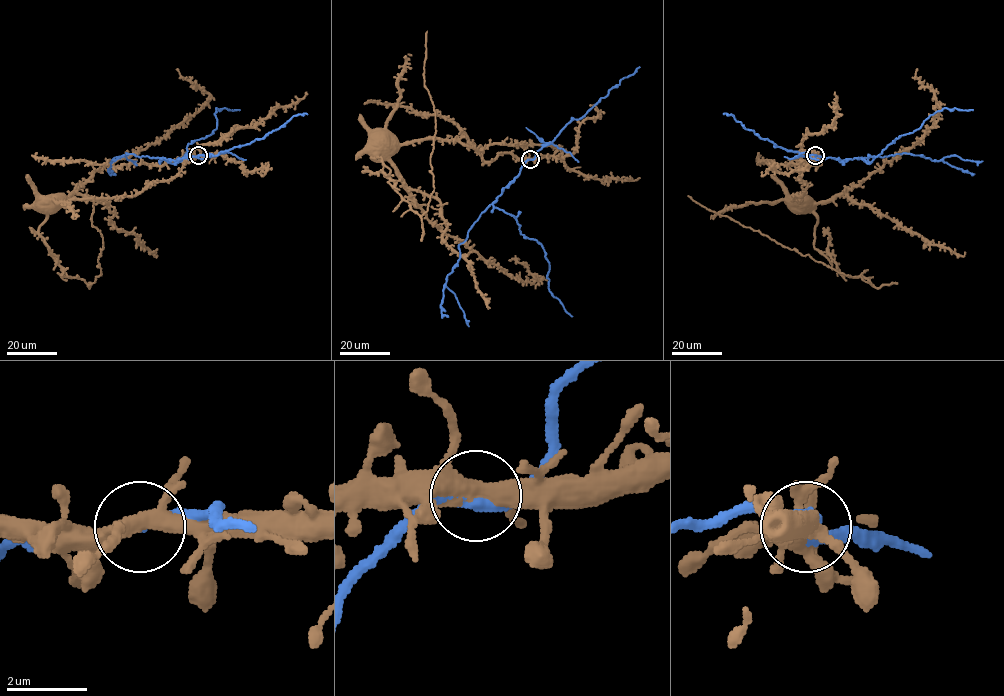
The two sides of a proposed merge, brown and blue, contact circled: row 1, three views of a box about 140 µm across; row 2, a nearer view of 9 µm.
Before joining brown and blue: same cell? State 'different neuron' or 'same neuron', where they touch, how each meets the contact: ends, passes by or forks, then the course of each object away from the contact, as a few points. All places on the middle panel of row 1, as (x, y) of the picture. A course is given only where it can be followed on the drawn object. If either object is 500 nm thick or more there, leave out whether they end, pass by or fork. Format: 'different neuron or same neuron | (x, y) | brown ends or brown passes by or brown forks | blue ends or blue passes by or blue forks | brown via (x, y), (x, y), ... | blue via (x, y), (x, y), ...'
different neuron | (530, 159) | brown forks | blue passes by | brown via (531, 159), (524, 145), (490, 144), (478, 150), (454, 140), (434, 138), (390, 143) | blue via (531, 159), (493, 205), (512, 215), (521, 233), (541, 245), (549, 263), (549, 291), (572, 316)

